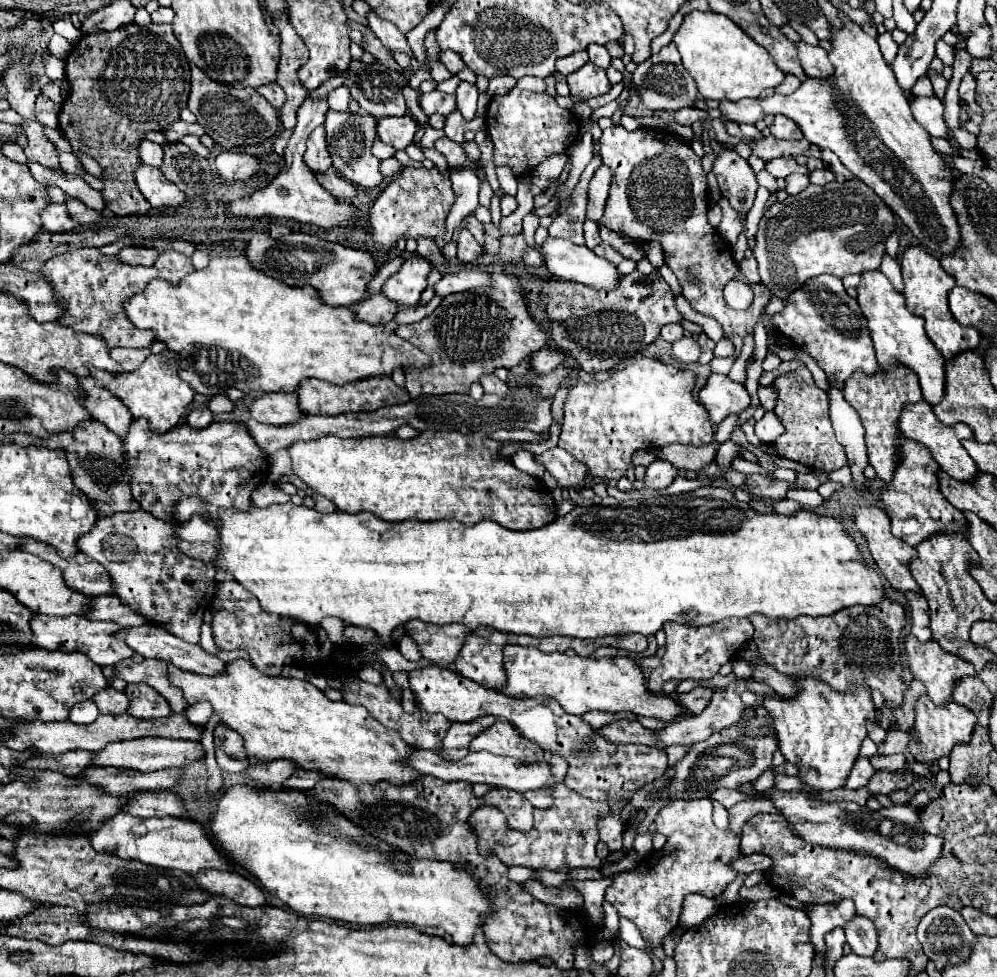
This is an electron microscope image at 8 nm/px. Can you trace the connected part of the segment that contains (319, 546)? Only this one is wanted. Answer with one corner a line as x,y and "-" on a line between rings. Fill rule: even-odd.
701,487
701,489
695,489
695,491
689,491
689,493
681,493
681,495
659,495
659,497
653,497
653,499
635,499
635,501
617,501
613,497
607,497
603,499
599,505
585,505
585,507
575,507
571,513
567,513
565,517
557,517
553,523
541,527
541,529
533,529
533,531
509,531
505,527
501,527
499,523
495,521
481,521
473,527
467,527
455,519
443,519
443,521
433,521
433,523
423,523
423,521
401,521
401,523
387,523
387,521
381,521
377,519
375,515
363,511
363,513
343,513
343,511
335,511
335,513
329,513
329,515
323,515
311,507
305,507
305,505
295,505
295,503
283,503
283,505
269,505
269,507
257,507
257,505
251,505
249,511
241,511
241,509
219,509
217,517
213,517
209,511
207,511
207,501
201,499
199,495
189,495
189,497
181,497
177,503
175,503
175,513
173,513
173,525
183,525
187,523
193,515
201,515
205,521
213,521
215,527
217,527
217,533
219,533
219,539
215,543
215,549
217,549
217,555
213,559
213,567
217,571
225,571
225,573
231,573
247,591
251,591
261,607
267,611
267,613
275,613
275,615
287,615
287,617
293,617
293,619
299,619
299,621
305,621
309,625
319,625
325,617
339,617
347,623
363,623
363,625
357,625
357,627
369,627
373,631
377,631
377,635
381,635
385,641
391,637
391,631
401,625
401,623
407,623
411,619
419,619
419,621
425,621
425,623
435,623
435,625
447,625
447,623
463,623
471,629
477,629
477,627
491,627
491,629
497,629
497,631
505,631
505,633
517,633
517,635
531,635
531,637
547,637
547,635
569,635
569,637
583,637
583,639
593,639
593,637
603,637
603,635
625,635
625,633
641,633
641,635
655,635
663,623
667,621
675,621
675,623
685,623
685,625
711,625
711,623
717,623
717,621
723,621
723,619
729,619
729,617
749,617
749,615
743,615
743,613
763,613
771,619
777,619
777,617
783,617
783,619
793,619
797,615
811,615
811,617
819,617
819,615
831,615
835,611
841,611
845,607
851,607
851,605
879,605
879,599
887,597
887,589
885,585
881,583
881,575
879,571
867,563
855,543
855,539
843,531
839,519
831,517
831,515
819,515
819,513
813,513
813,511
807,511
807,509
801,509
793,515
781,515
781,513
757,513
753,511
749,505
741,503
739,499
735,499
733,491
729,489
723,489
723,487

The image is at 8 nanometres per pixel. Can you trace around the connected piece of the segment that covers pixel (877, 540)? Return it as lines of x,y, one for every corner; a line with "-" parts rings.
855,507
855,519
853,521
855,521
857,529
863,533
863,537
867,539
869,551
871,551
877,567
885,575
885,579
891,583
891,587
897,591
917,591
919,593
919,585
913,581
913,577
907,569
907,563
917,555
917,551
911,545
907,545
905,541
891,535
889,517
883,513
883,509
879,509
879,507

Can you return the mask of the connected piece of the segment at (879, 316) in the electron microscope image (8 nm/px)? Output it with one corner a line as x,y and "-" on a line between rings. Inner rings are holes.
881,269
865,271
861,275
861,283
857,285
857,293
859,293
857,301
859,301
861,313
865,313
879,365
889,367
891,363
899,361
899,363
907,365
909,369
913,369
919,375
923,399
927,403
935,405
941,399
941,391
945,387
945,357
929,341
929,337
923,329
921,317
907,311
905,299
893,289
891,281
881,273

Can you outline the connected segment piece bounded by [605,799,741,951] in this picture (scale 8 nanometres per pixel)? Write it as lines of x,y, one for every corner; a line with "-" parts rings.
711,799
677,801
673,805
665,805
655,817
655,827
667,835
667,851
657,853
657,863
653,859
645,859
635,869
611,875
613,885
607,887
605,893
605,899
619,911
619,915
639,927
649,951
661,947
663,939
679,925
683,899
687,895
700,893
717,897
723,893
723,889
737,875
729,863
741,857
741,833
715,827

